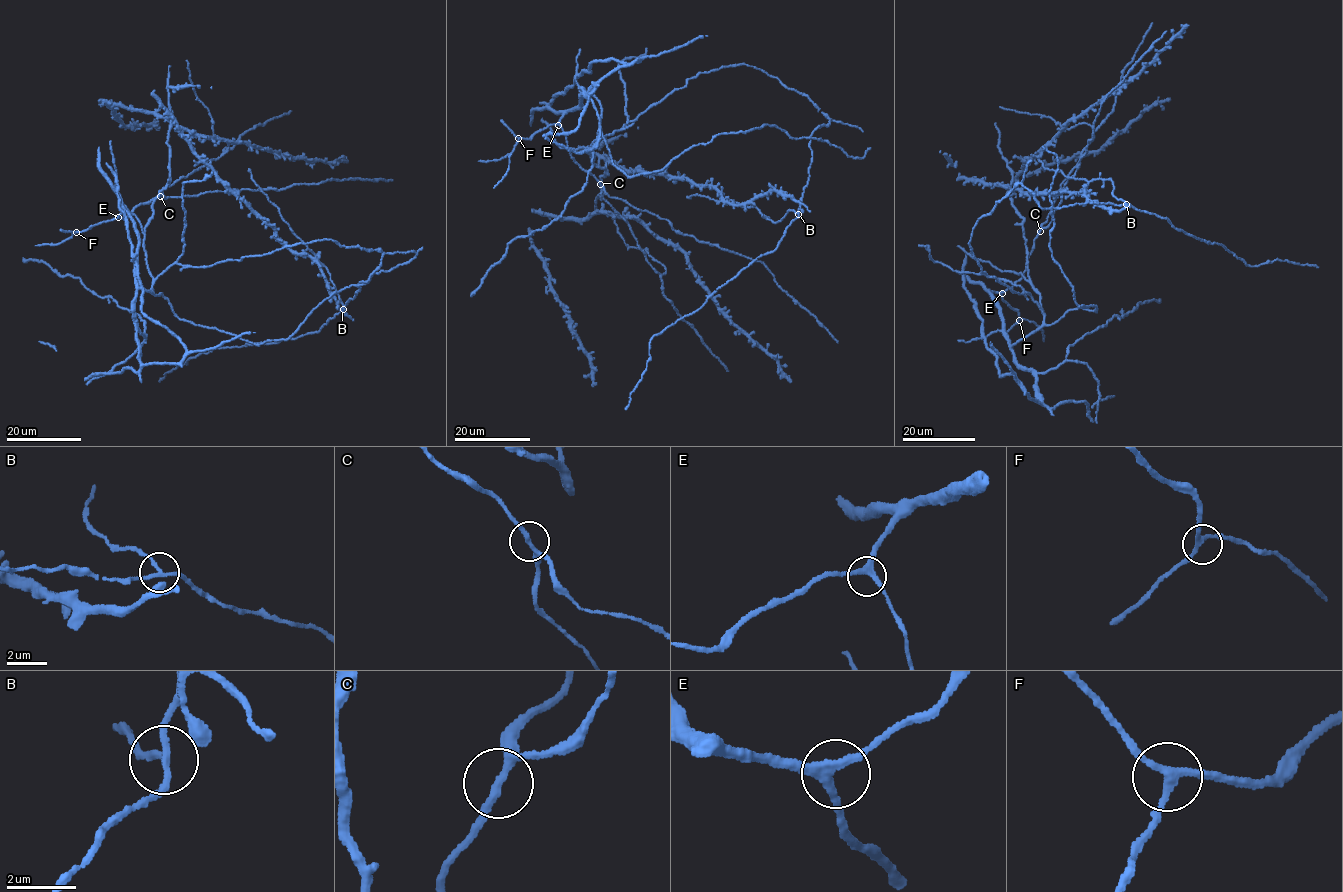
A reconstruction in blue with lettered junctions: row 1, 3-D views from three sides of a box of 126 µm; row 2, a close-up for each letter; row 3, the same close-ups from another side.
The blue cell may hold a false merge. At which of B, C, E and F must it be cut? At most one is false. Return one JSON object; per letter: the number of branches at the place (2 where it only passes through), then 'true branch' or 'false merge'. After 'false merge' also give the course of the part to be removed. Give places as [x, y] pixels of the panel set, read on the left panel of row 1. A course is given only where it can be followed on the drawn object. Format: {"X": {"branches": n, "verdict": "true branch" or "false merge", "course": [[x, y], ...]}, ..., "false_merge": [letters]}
{"B": {"branches": 3, "verdict": "false merge", "course": [[342, 310], [329, 273], [294, 235], [248, 169]]}, "C": {"branches": 3, "verdict": "true branch"}, "E": {"branches": 3, "verdict": "true branch"}, "F": {"branches": 3, "verdict": "true branch"}, "false_merge": ["B"]}

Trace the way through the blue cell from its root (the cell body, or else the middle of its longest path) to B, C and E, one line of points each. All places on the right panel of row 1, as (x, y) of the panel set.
B: (1087, 307), (1077, 304), (1073, 289), (1052, 255), (1049, 232), (1054, 219), (1052, 208), (1089, 202), (1126, 204)
C: (1087, 307), (1095, 305), (1096, 312), (1068, 310), (1009, 343), (989, 291), (1003, 293), (1020, 279), (1040, 231)
E: (1087, 307), (1095, 305), (1096, 312), (1068, 310), (1012, 345), (989, 291), (1002, 293)

